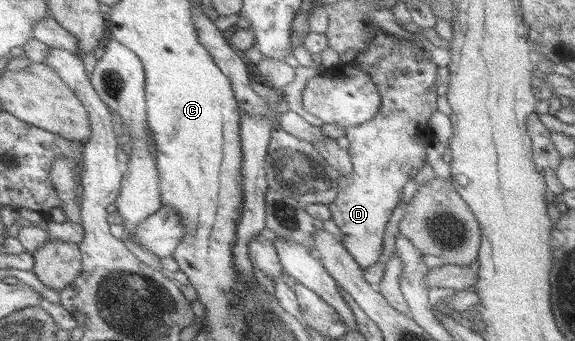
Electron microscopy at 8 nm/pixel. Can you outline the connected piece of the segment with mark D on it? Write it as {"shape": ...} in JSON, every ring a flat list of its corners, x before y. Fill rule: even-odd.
{"shape":[[387,34,376,35,369,43,369,47,358,54,352,63,355,69,363,69,370,82,376,87,380,104,371,119,345,129,351,169,347,175,337,178,336,197,327,205,330,219,342,233,339,239,342,247,356,261,360,269,374,264,381,258,382,237,390,213,400,200,404,184,412,179,416,171,425,163,426,147,435,145,427,121,436,111,437,98,436,86,434,86,437,66,430,61,430,57,425,59,422,56,422,48,418,48,412,41,397,39]]}

